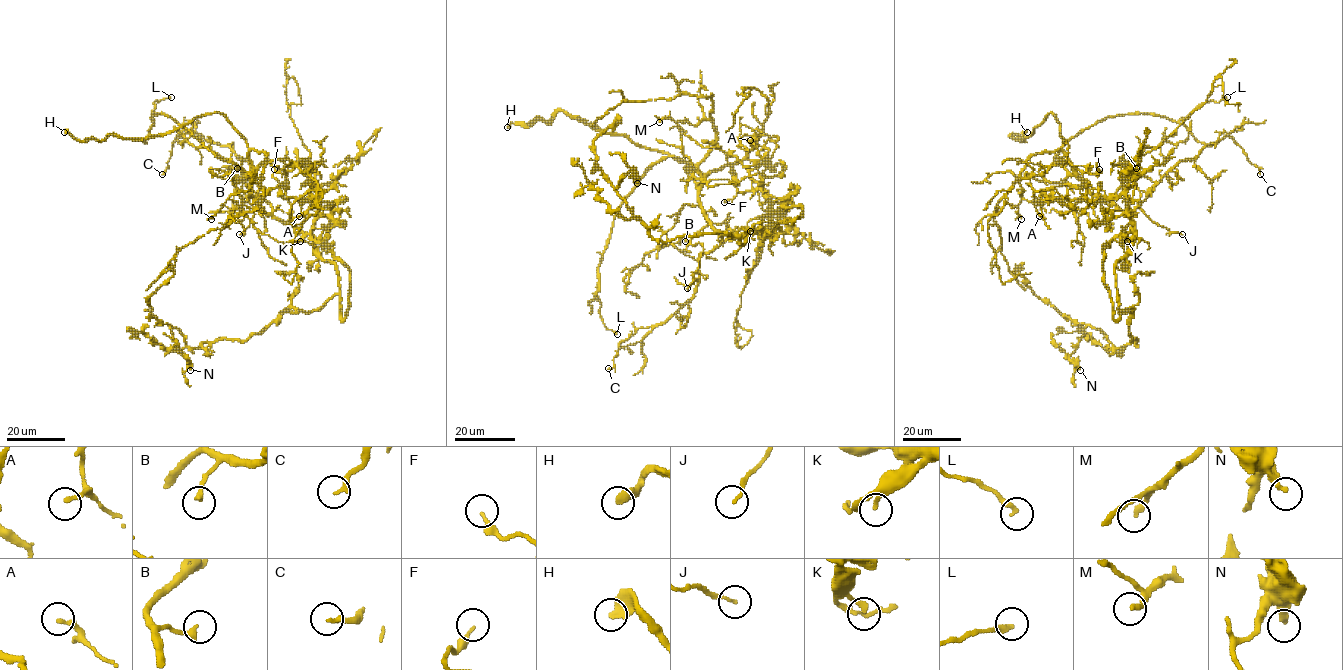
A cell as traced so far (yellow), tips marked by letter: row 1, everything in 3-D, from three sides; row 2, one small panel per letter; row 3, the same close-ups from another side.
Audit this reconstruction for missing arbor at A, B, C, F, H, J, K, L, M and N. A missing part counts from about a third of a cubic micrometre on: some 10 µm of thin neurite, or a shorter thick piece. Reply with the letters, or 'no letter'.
H, M

